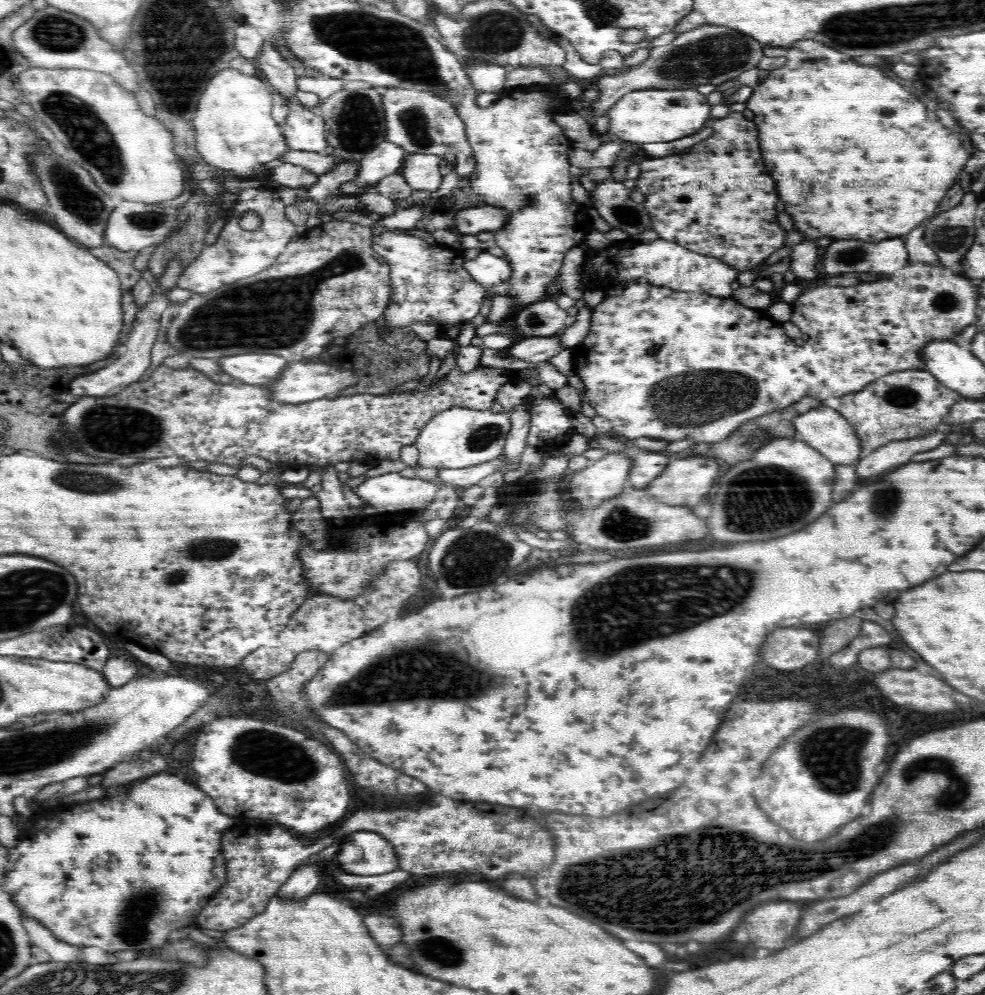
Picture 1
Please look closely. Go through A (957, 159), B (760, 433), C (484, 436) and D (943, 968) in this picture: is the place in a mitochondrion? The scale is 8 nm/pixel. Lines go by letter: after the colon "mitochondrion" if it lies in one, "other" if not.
A: other
B: mitochondrion
C: mitochondrion
D: other

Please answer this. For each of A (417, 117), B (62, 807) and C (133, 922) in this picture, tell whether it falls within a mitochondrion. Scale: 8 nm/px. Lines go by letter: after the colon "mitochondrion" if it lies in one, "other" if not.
A: mitochondrion
B: other
C: mitochondrion

